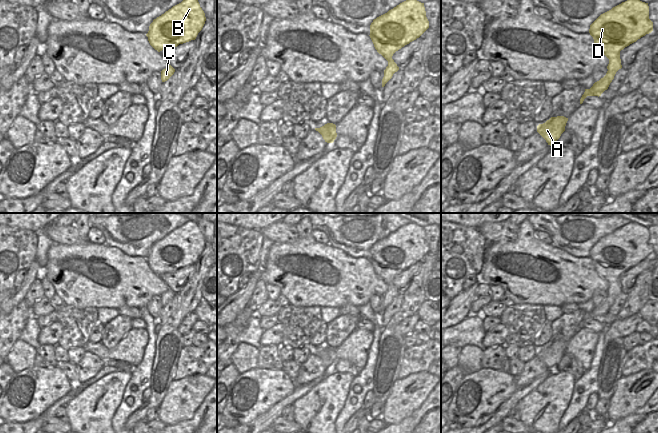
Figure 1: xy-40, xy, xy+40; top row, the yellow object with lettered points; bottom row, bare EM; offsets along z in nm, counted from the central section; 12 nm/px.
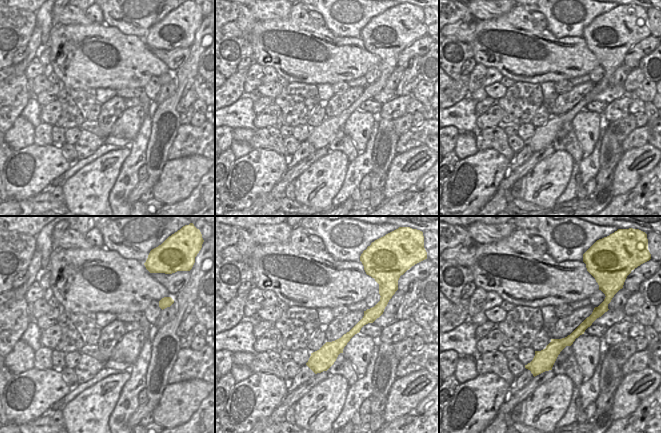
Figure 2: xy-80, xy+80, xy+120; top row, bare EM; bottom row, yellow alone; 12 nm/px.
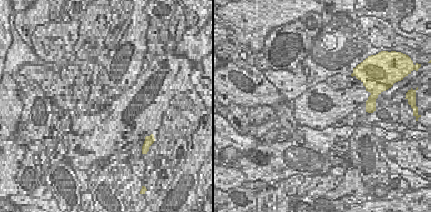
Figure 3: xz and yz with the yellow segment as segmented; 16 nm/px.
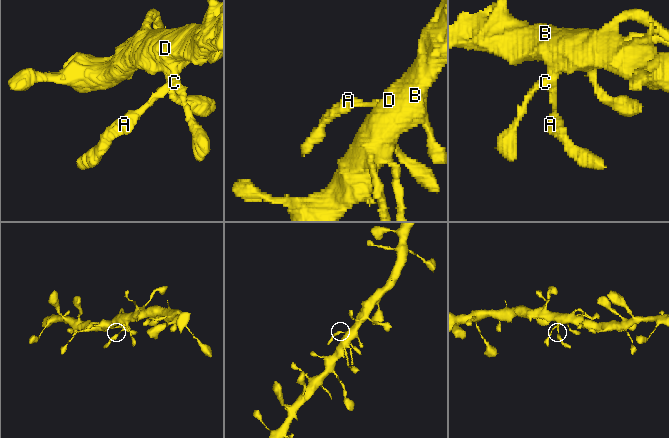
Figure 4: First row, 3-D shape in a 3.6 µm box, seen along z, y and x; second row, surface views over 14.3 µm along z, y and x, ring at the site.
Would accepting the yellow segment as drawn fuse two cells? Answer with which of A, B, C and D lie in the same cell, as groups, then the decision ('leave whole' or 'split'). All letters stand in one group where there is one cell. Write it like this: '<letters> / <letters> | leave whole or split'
A / B C D | split

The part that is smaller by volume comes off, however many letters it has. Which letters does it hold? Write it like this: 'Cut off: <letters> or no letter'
Cut off: A

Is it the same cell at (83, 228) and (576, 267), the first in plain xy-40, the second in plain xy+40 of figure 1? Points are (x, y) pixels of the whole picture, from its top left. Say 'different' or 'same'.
same

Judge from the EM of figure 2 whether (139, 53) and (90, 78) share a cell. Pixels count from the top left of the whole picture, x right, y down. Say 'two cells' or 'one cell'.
one cell

